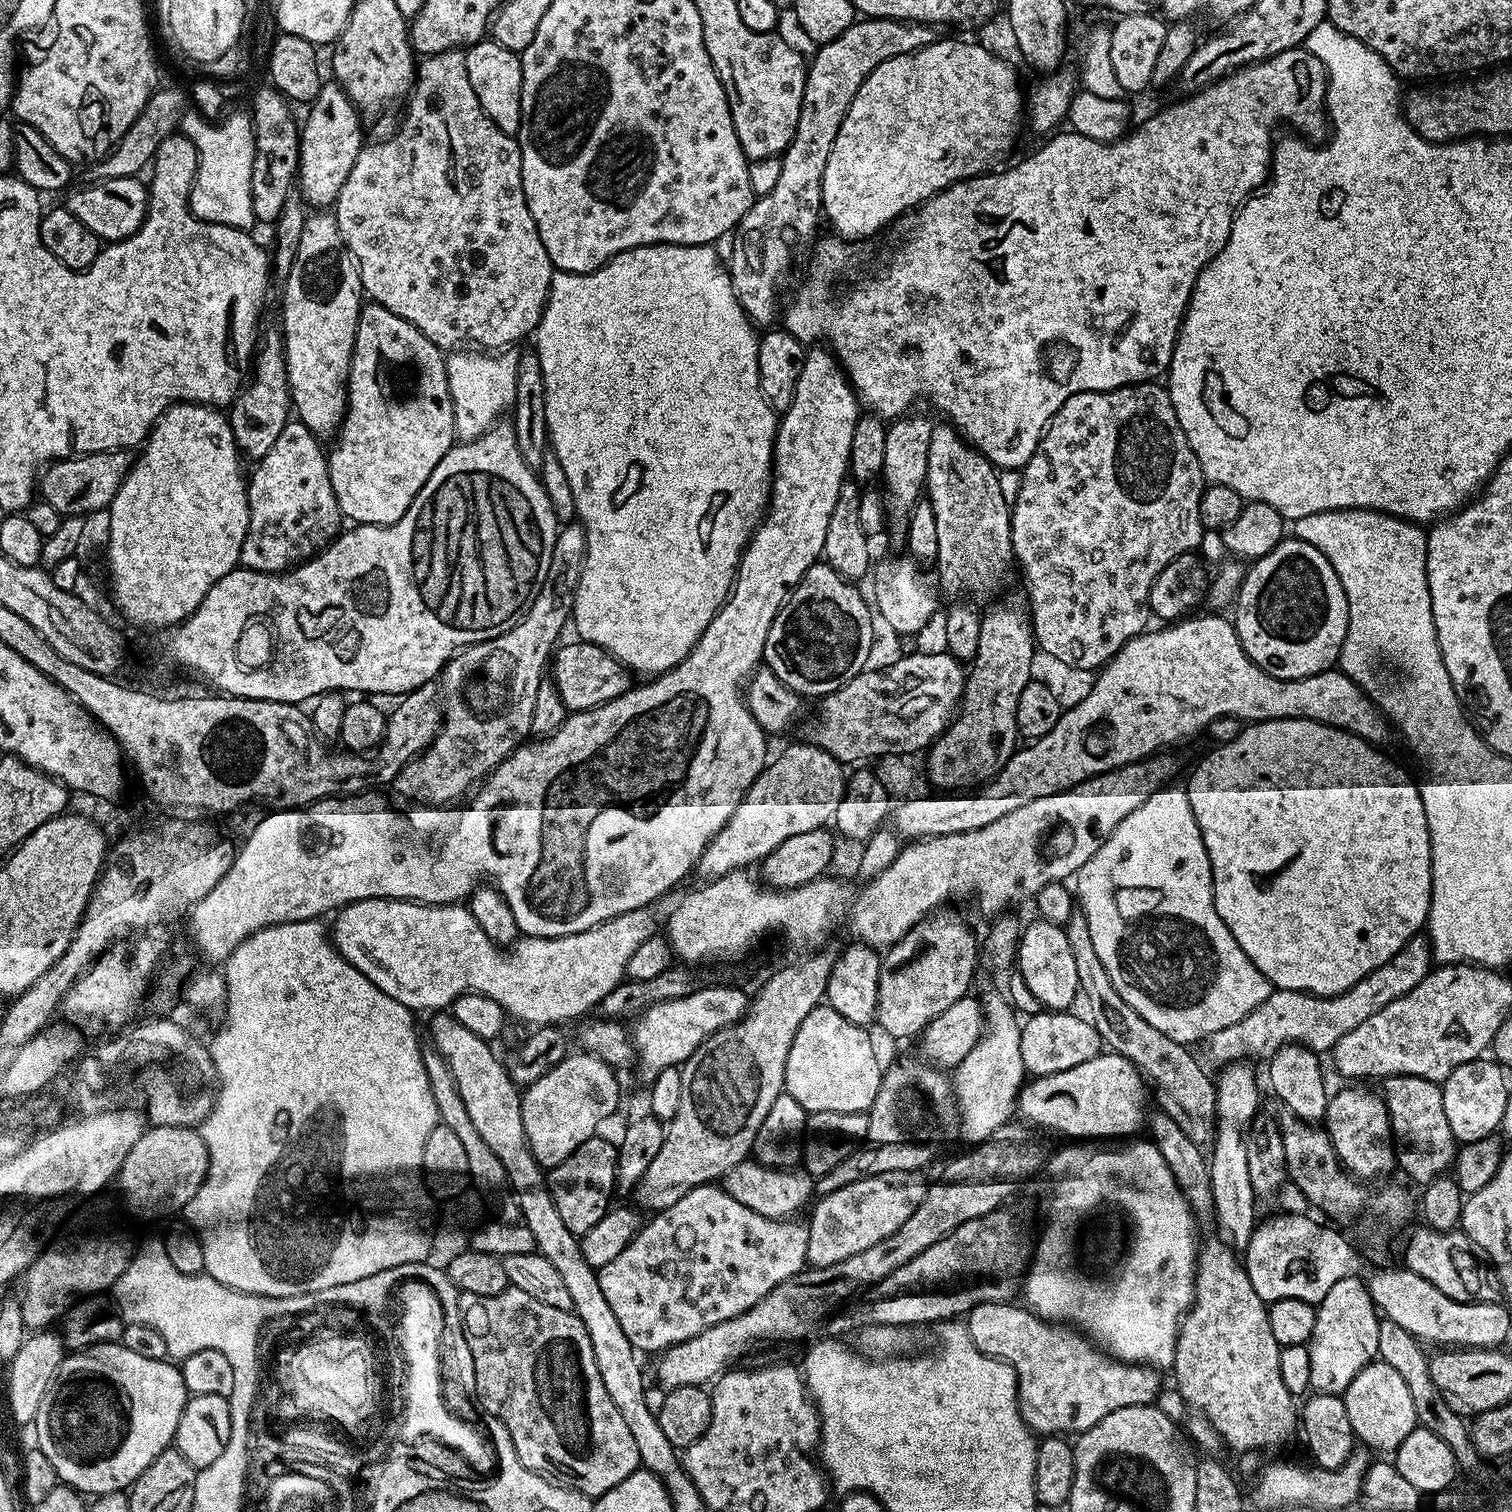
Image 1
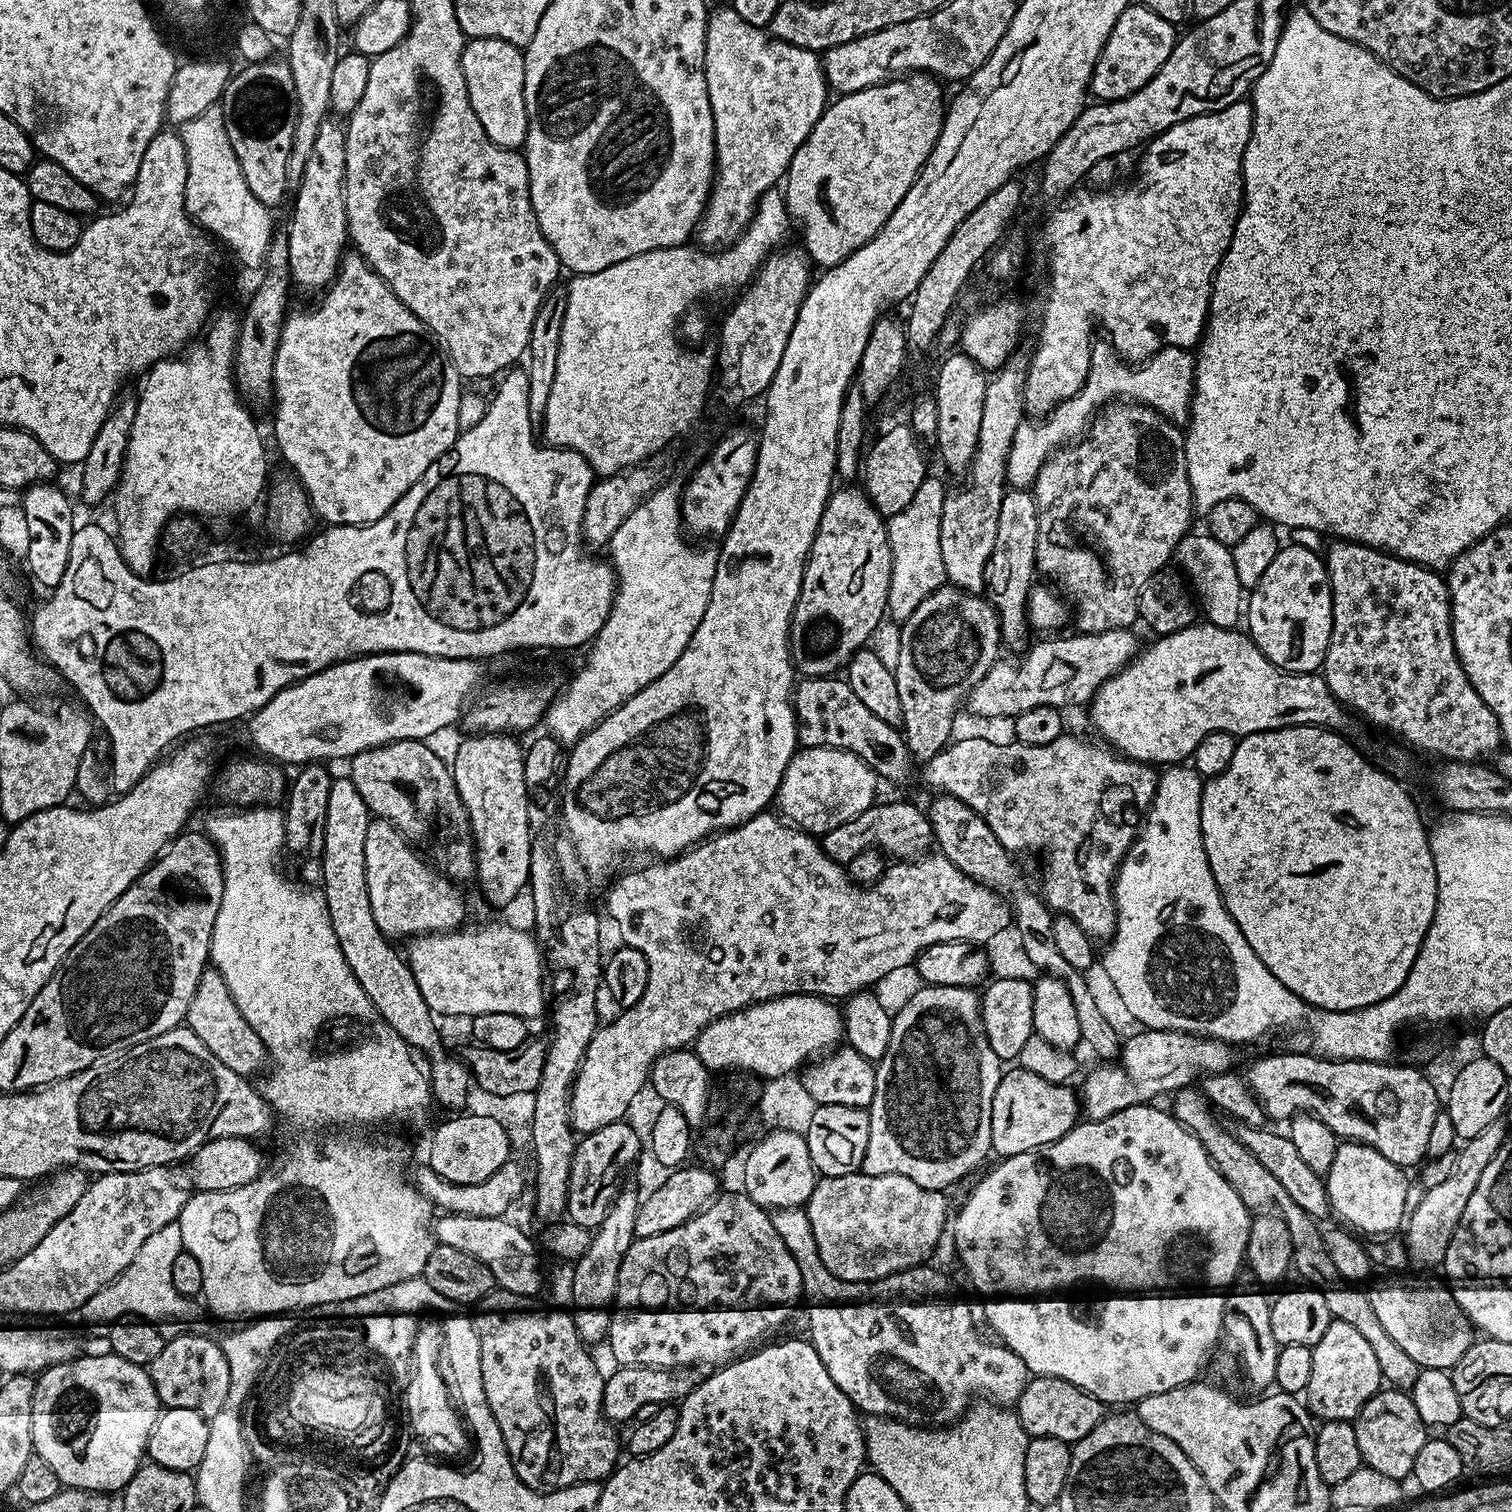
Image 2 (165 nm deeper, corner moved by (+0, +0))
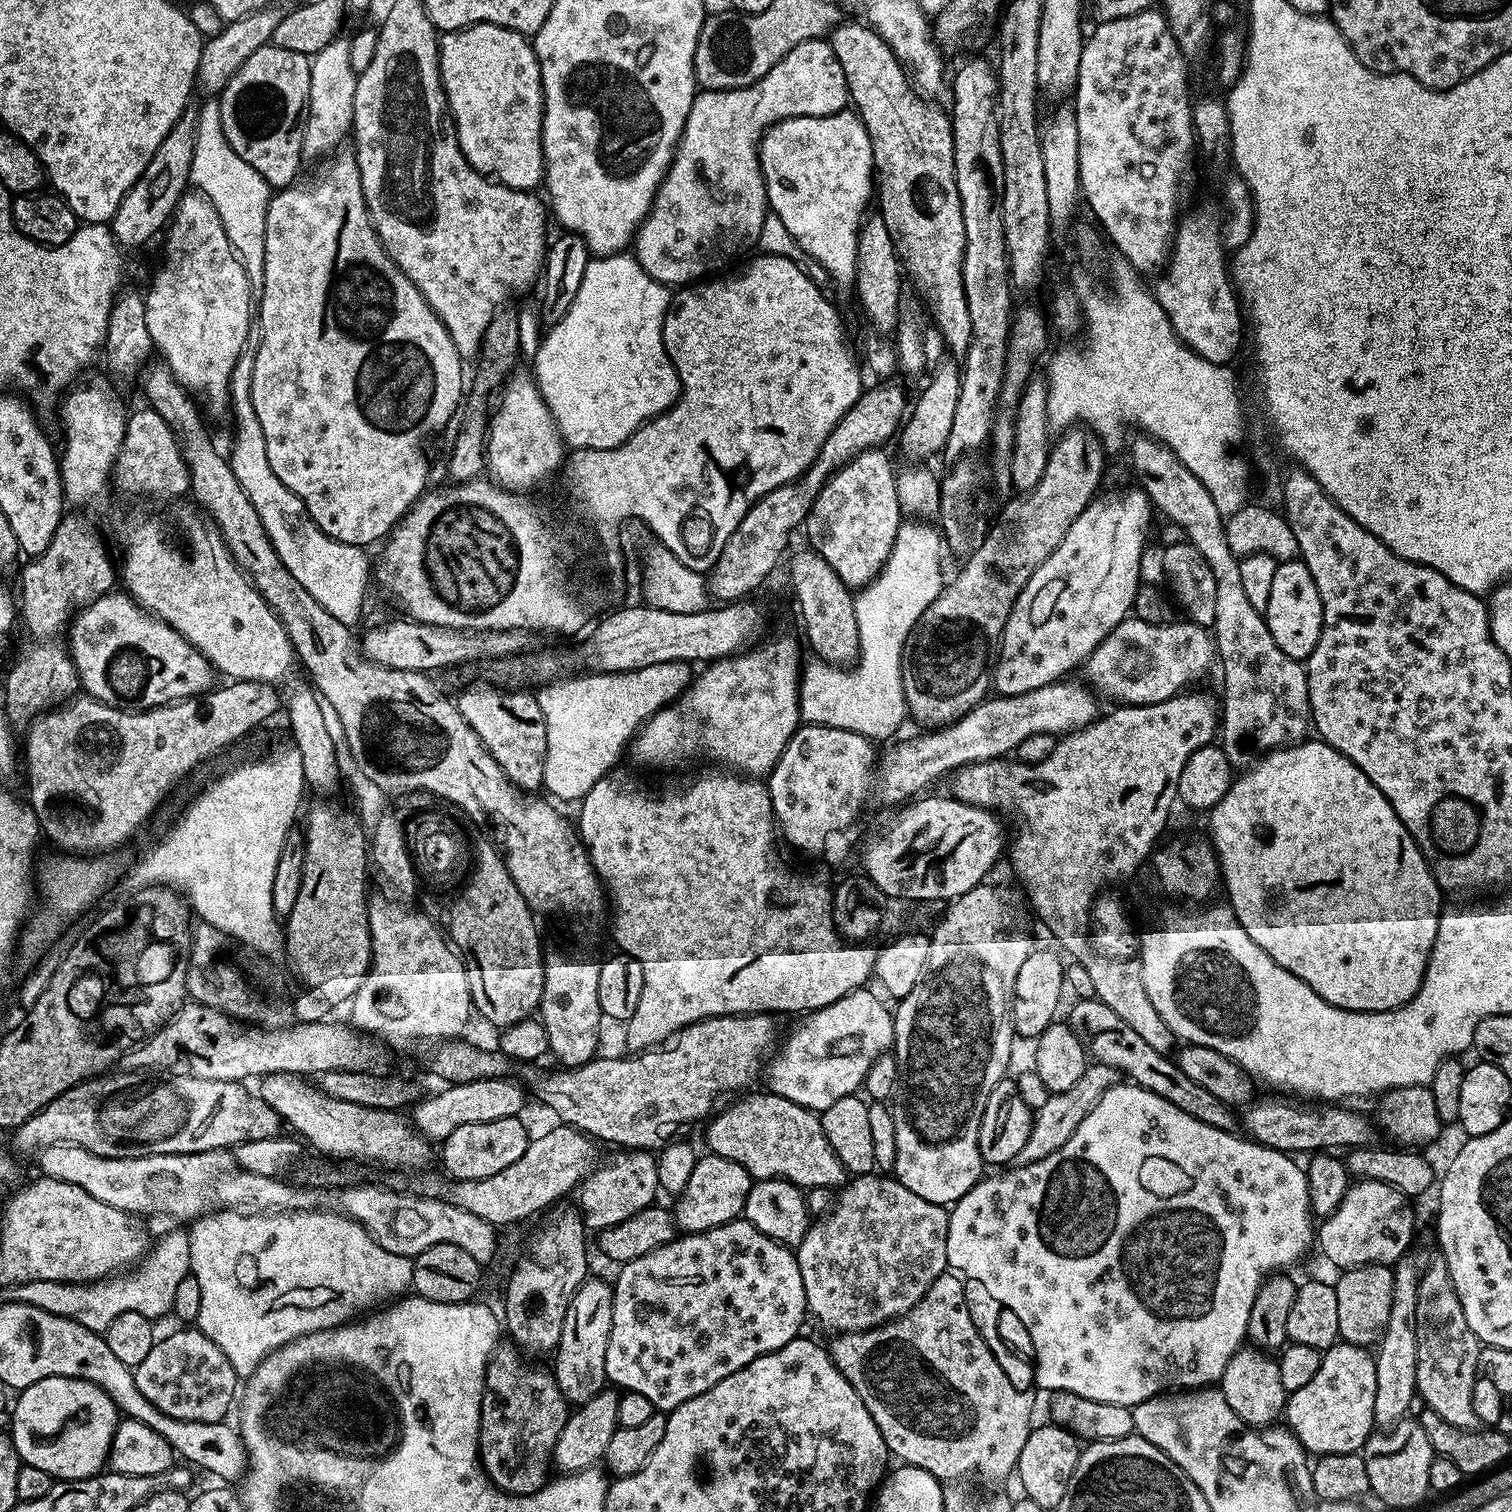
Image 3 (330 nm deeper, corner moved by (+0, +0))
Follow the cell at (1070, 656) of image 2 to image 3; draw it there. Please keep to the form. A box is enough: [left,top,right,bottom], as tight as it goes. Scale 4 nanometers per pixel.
[1082,618,1217,705]

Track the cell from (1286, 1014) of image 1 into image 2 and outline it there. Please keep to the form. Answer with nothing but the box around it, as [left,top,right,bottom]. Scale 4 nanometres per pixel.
[1082,1028,1237,1120]

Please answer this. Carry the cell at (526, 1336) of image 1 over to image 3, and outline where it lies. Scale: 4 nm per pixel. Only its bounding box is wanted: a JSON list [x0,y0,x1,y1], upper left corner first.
[479,1343,570,1496]

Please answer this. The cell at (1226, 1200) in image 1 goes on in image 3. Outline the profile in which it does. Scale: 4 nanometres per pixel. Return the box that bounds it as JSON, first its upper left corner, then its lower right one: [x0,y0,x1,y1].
[1219,1346,1286,1429]

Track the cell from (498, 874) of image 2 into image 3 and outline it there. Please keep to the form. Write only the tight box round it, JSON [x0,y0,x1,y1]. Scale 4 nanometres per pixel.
[455,684,546,794]

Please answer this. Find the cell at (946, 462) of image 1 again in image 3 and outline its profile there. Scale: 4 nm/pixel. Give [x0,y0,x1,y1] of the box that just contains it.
[830,22,972,358]

